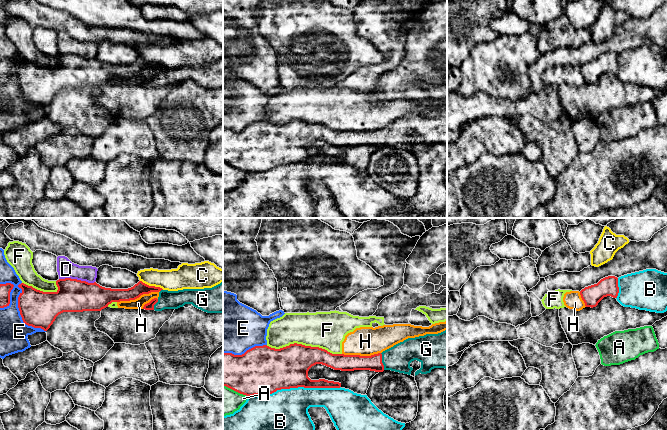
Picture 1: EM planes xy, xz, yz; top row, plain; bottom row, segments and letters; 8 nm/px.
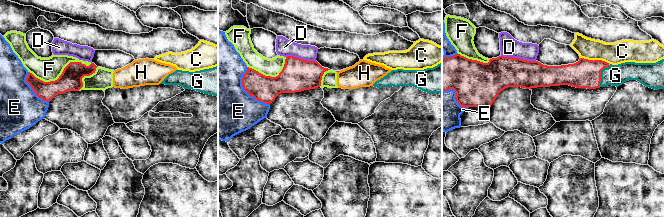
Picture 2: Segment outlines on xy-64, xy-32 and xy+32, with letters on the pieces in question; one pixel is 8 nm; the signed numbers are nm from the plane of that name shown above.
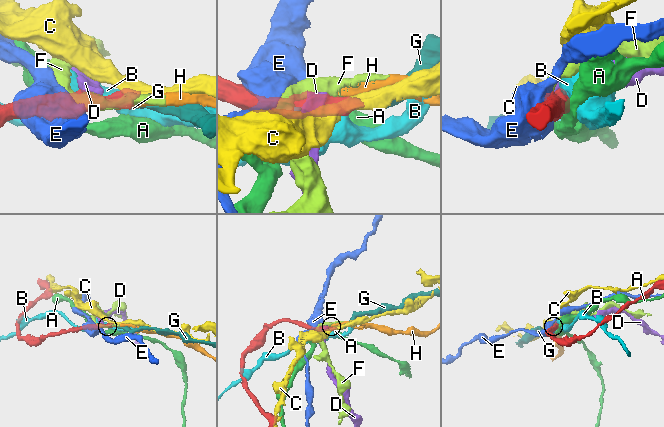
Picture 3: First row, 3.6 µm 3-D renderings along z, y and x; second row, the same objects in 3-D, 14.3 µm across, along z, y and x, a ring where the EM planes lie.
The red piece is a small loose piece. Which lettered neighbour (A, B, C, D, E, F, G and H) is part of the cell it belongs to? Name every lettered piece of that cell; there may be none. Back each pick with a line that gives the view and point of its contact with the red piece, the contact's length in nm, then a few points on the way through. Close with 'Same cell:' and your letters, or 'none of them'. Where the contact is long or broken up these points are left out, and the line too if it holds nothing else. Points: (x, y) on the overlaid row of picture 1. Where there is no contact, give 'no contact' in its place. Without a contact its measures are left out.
G: xz (381, 361) | 140 nm | across xz (350, 362), (381, 361), (397, 358)
Same cell: G

